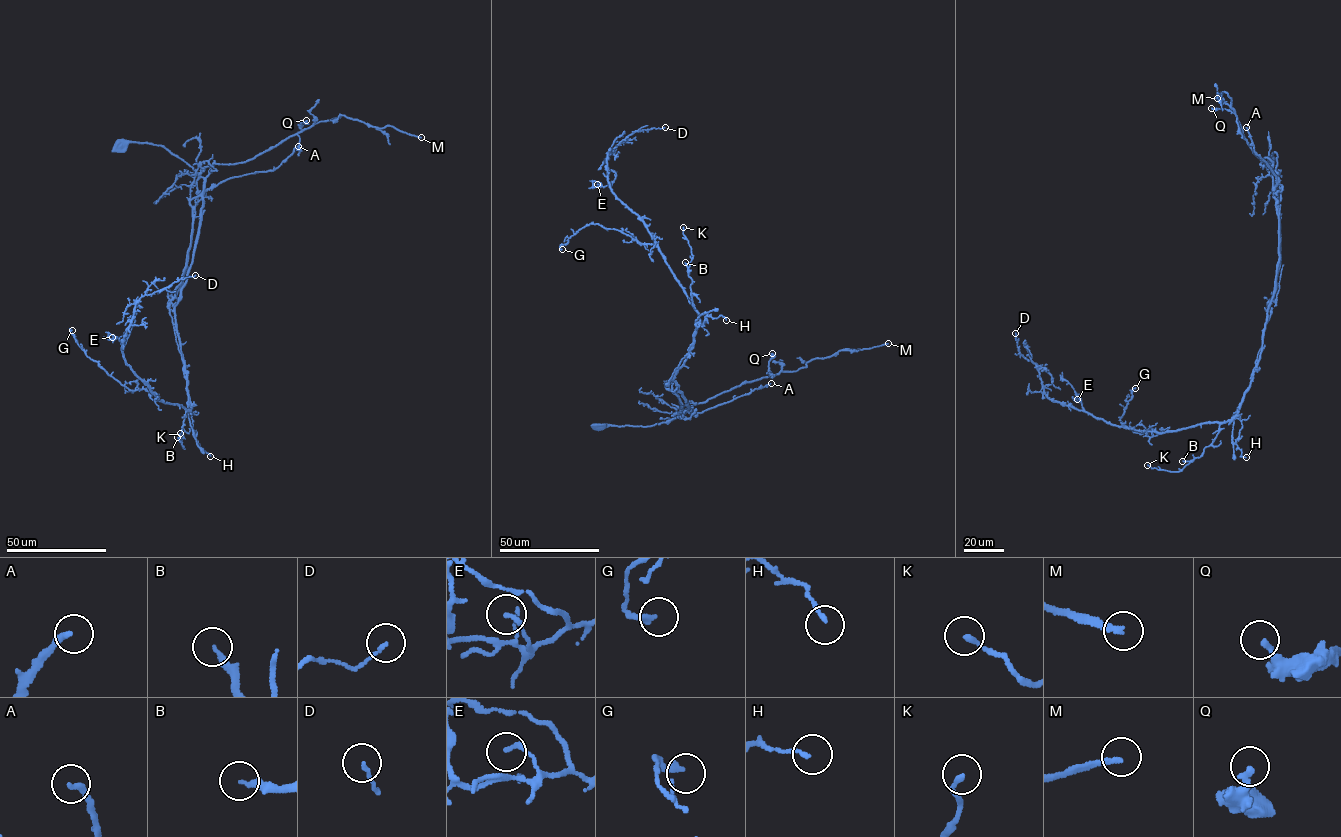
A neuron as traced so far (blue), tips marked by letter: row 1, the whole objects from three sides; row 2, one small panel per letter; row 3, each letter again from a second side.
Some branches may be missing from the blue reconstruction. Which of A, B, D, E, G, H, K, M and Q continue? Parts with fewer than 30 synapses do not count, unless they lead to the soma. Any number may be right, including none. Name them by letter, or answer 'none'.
M

